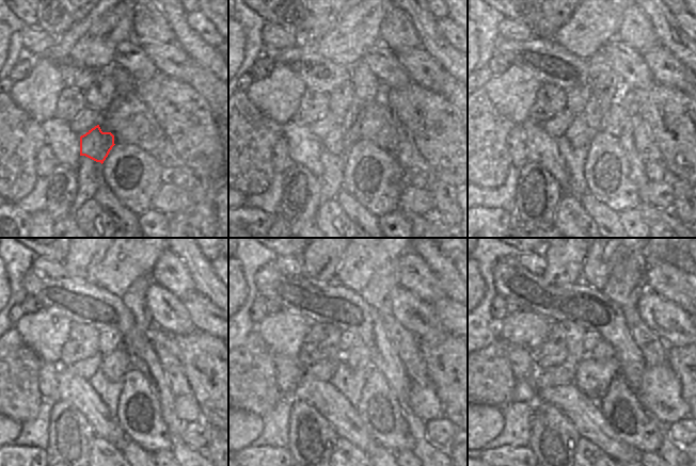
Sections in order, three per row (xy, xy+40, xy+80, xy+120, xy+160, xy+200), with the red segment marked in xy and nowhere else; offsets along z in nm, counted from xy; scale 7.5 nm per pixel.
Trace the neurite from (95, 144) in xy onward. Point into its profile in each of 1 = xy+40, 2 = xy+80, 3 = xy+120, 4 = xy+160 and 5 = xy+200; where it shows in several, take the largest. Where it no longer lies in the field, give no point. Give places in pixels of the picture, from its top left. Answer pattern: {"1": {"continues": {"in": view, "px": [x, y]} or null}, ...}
{"1": {"continues": {"in": "xy+40", "px": [339, 140]}}, "2": {"continues": {"in": "xy+80", "px": [582, 131]}}, "3": {"continues": {"in": "xy+120", "px": [114, 365]}}, "4": {"continues": {"in": "xy+160", "px": [359, 357]}}, "5": {"continues": {"in": "xy+200", "px": [603, 351]}}}

